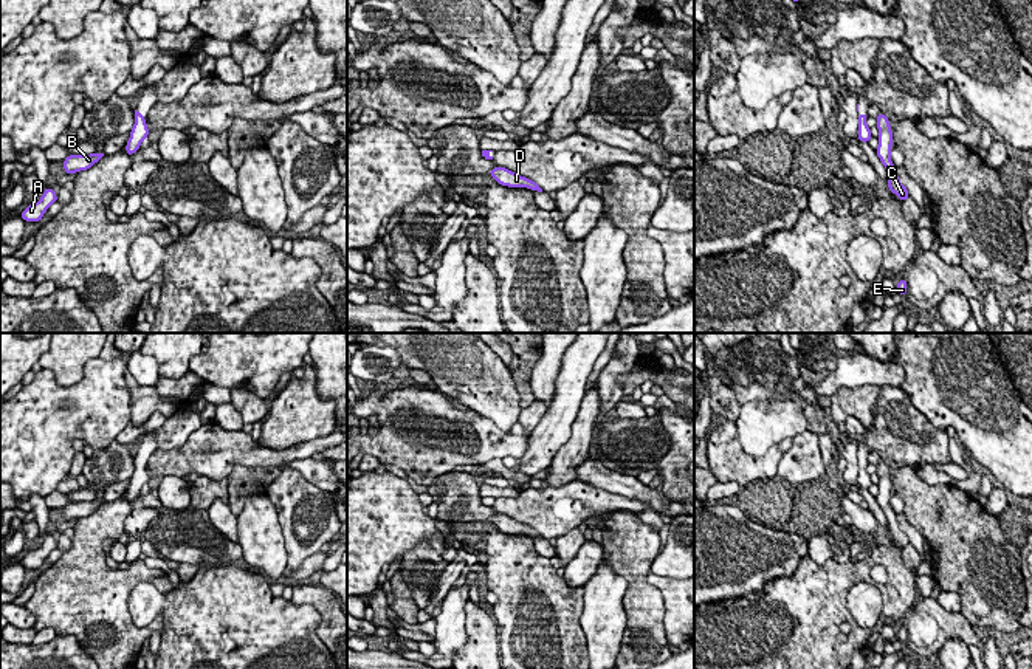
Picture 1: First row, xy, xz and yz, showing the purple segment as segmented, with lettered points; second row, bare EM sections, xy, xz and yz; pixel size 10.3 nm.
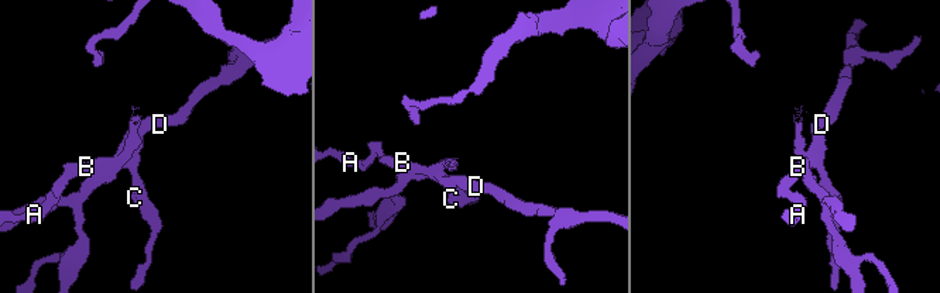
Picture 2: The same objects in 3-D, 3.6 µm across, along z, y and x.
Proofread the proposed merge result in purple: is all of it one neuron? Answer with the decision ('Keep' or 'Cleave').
Keep

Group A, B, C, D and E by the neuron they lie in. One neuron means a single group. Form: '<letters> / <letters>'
A B C D E

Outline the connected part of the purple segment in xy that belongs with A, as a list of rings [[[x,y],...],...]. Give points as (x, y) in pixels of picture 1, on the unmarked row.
[[[46,534],[43,537],[42,545],[34,551],[28,551],[28,554],[20,561],[20,564],[25,568],[40,568],[43,565],[45,558],[56,548],[56,539],[53,537],[53,534]]]

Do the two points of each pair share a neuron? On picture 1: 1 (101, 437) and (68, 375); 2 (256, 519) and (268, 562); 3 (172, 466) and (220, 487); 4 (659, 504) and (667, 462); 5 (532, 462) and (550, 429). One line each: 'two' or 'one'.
1: two
2: one
3: two
4: two
5: one

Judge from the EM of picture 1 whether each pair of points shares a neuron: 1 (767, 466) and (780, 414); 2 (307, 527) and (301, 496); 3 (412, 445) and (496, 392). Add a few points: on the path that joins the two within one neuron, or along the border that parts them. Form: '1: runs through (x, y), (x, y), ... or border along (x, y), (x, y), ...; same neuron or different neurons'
1: border along (738, 431), (741, 446), (753, 456), (777, 445); different neurons
2: runs through (307, 519), (301, 504); same neuron
3: border along (471, 409), (474, 412); different neurons

